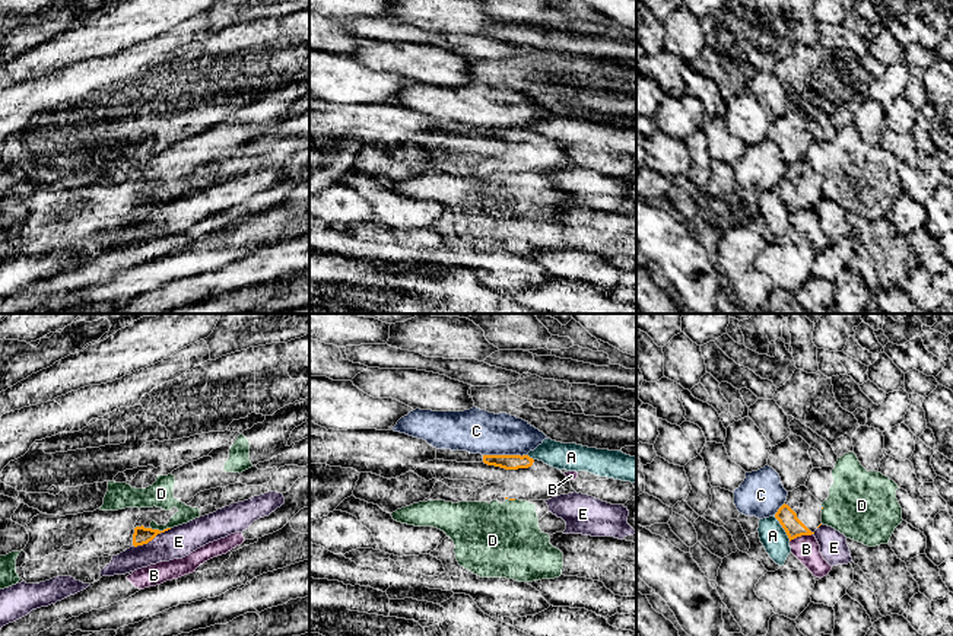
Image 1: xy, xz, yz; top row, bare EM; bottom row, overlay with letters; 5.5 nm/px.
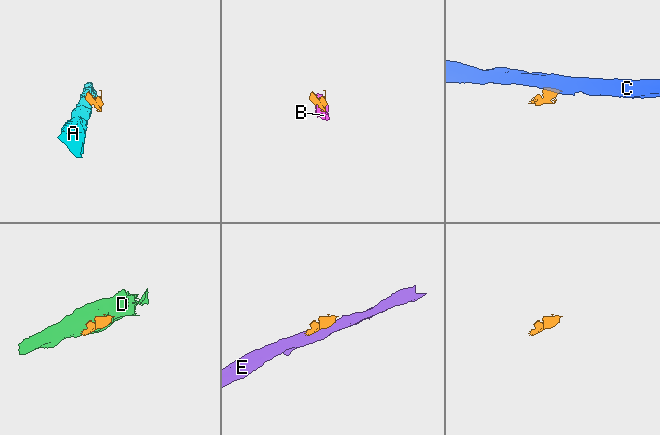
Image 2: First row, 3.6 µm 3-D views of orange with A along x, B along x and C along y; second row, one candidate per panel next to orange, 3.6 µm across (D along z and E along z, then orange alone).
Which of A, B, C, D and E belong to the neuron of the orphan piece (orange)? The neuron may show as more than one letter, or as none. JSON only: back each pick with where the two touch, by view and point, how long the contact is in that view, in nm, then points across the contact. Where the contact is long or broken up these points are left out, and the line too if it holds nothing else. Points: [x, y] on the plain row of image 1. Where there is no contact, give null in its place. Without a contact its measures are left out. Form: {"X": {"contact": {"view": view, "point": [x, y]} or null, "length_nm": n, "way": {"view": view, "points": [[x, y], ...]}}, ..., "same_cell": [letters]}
{"same_cell": []}

